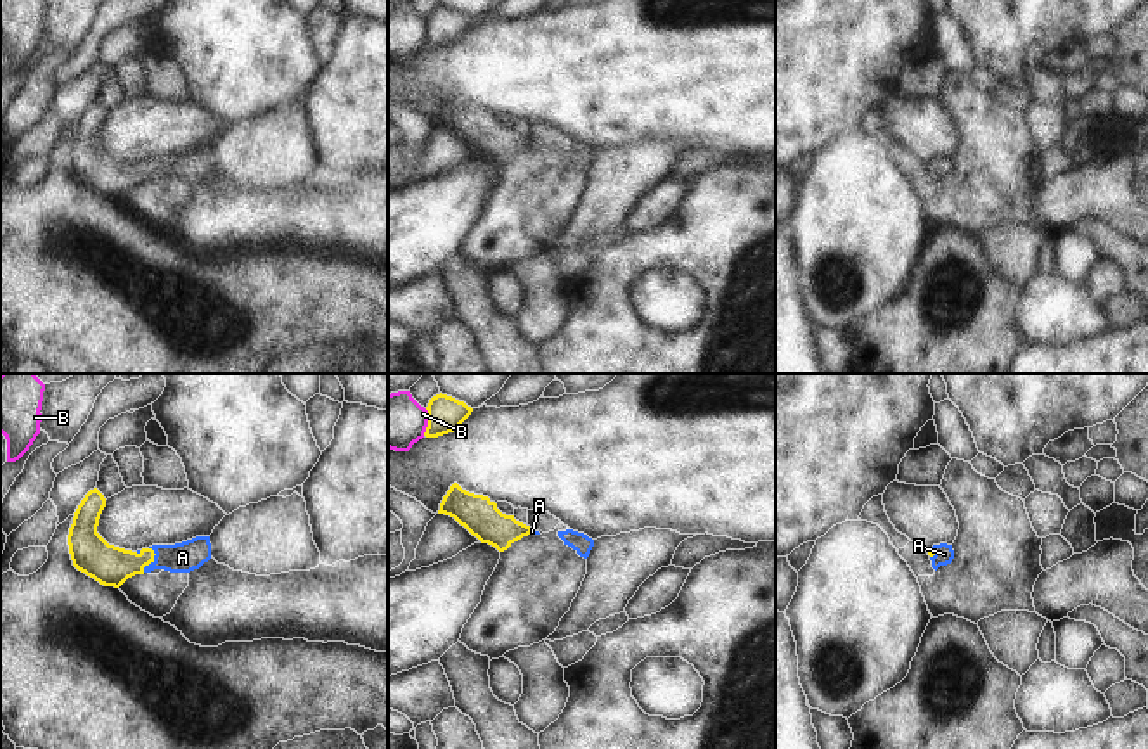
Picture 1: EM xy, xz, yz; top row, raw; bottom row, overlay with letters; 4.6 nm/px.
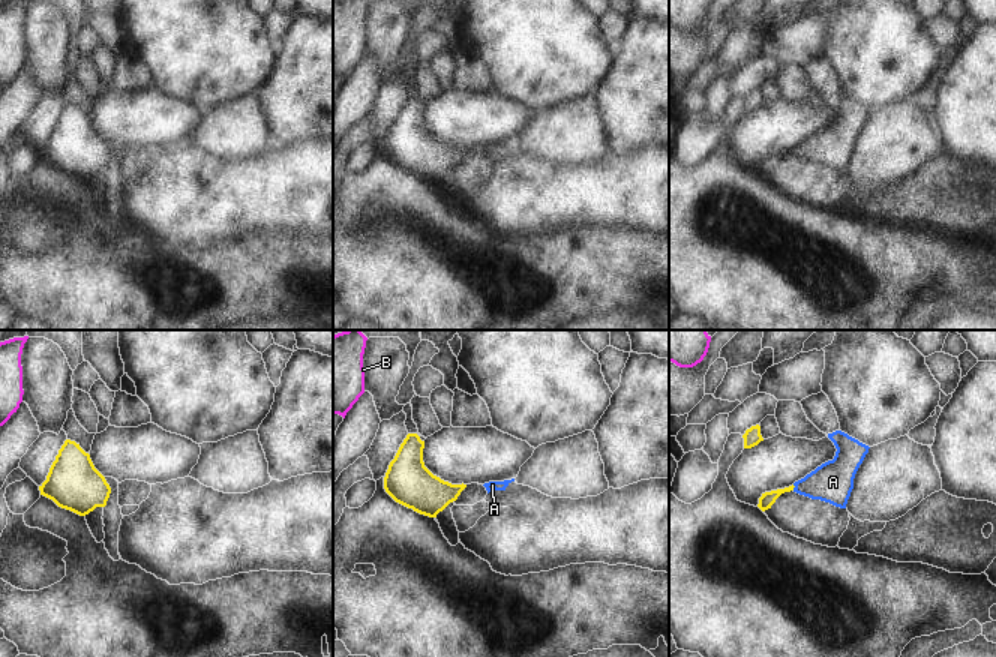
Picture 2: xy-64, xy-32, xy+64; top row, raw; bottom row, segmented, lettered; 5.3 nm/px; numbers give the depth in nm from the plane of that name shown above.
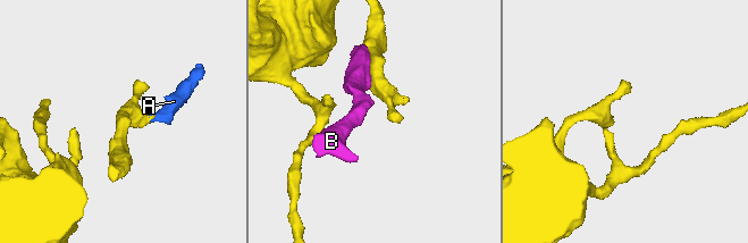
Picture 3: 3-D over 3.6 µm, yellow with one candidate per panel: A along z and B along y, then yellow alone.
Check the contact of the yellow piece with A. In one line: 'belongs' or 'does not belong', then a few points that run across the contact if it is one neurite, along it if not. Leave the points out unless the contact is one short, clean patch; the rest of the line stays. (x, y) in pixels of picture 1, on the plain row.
belongs; line xy (111, 179), (153, 172), (182, 170)

